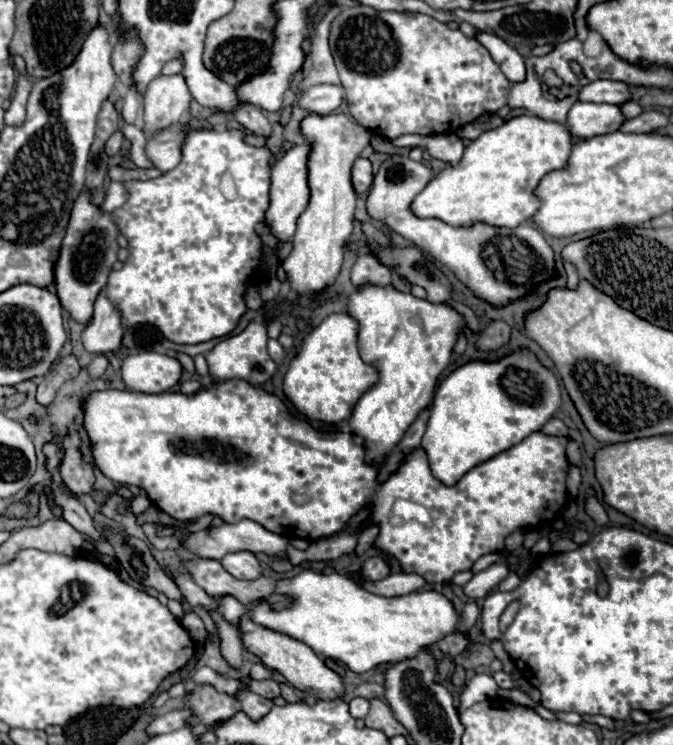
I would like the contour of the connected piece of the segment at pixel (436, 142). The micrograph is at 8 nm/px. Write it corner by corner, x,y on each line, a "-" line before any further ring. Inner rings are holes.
432,134
432,136
400,136
392,140
396,146
420,146
430,152
432,158
438,158
448,164
458,164
464,154
464,144
456,134

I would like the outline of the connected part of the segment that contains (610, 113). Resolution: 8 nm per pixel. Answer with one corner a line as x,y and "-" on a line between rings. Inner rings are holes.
576,102
568,114
568,128
576,138
594,138
616,132
626,122
620,106

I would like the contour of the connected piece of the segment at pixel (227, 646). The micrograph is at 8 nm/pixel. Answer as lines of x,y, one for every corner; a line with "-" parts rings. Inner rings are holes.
210,616
212,622
218,628
218,640
220,640
220,654
226,660
226,664
234,670
238,670
242,666
242,640
240,640
240,632
236,628
230,628
230,624
226,624
226,620
222,620
222,616

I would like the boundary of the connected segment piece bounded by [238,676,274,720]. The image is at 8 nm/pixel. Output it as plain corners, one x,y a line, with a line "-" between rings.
248,676
240,678
240,682
242,682
242,686
238,688
238,700
242,700
242,710
244,710
250,718
254,718
254,720
258,720
258,718
262,718
264,714
268,714
270,708
274,706
272,700
254,694
254,692
248,688
248,682
250,682

